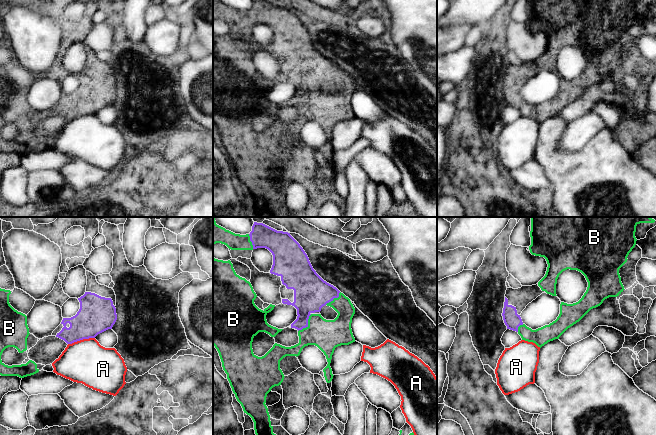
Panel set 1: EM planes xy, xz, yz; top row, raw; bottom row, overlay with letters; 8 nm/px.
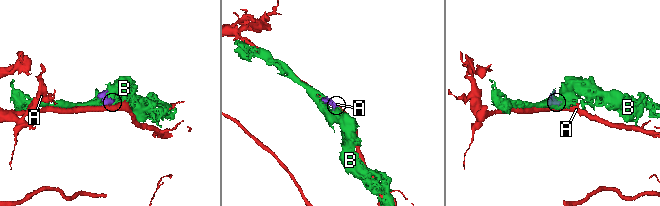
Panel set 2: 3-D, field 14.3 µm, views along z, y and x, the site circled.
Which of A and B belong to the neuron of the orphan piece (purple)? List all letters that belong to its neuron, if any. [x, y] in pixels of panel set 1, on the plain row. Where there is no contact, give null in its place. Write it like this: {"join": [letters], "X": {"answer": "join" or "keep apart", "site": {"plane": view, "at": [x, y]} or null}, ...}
{"join": ["B"], "A": {"answer": "keep apart", "site": {"plane": "xy", "at": [81, 115]}}, "B": {"answer": "join", "site": {"plane": "xz", "at": [307, 100]}}}

